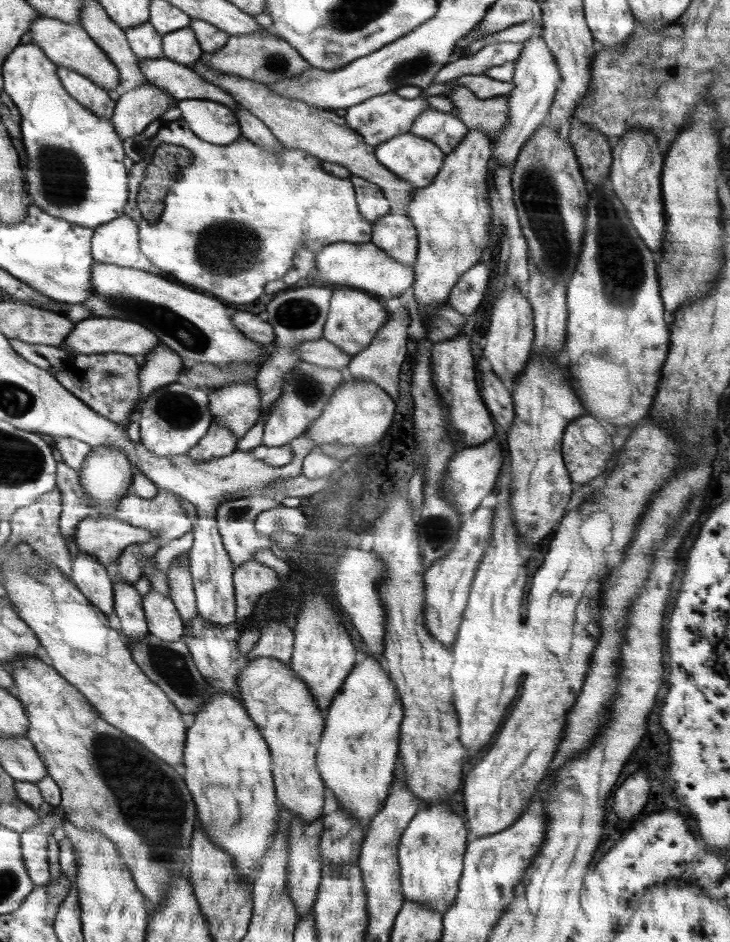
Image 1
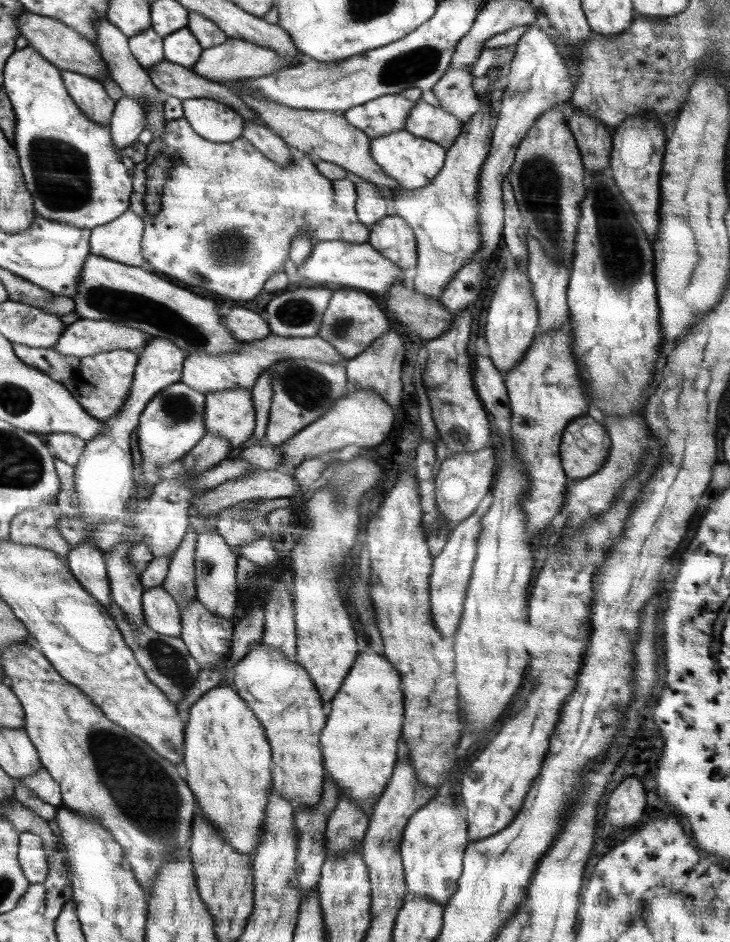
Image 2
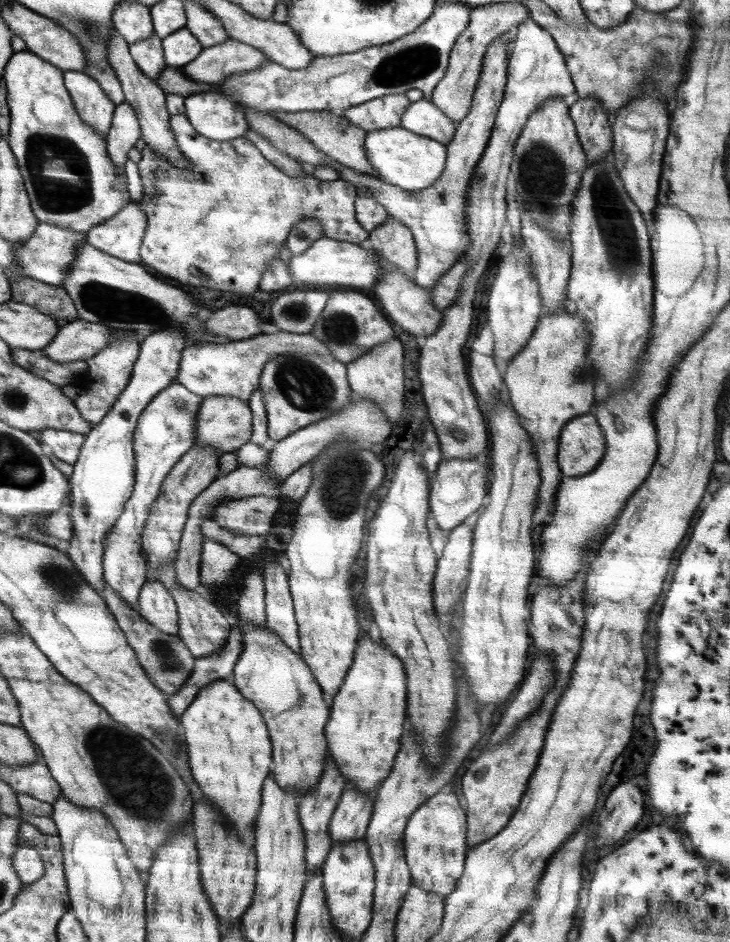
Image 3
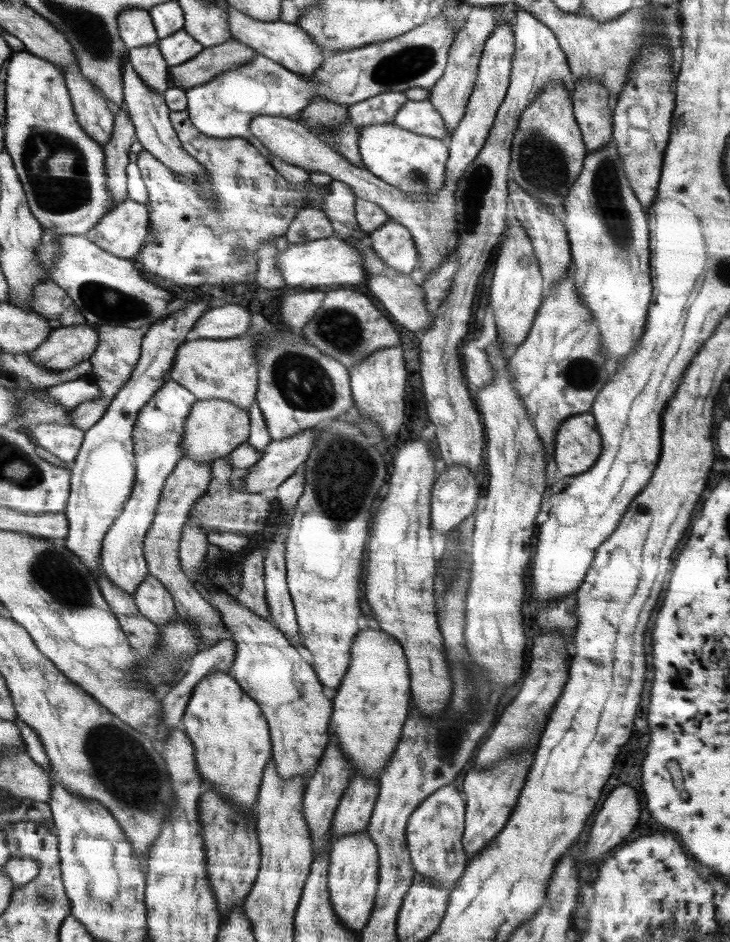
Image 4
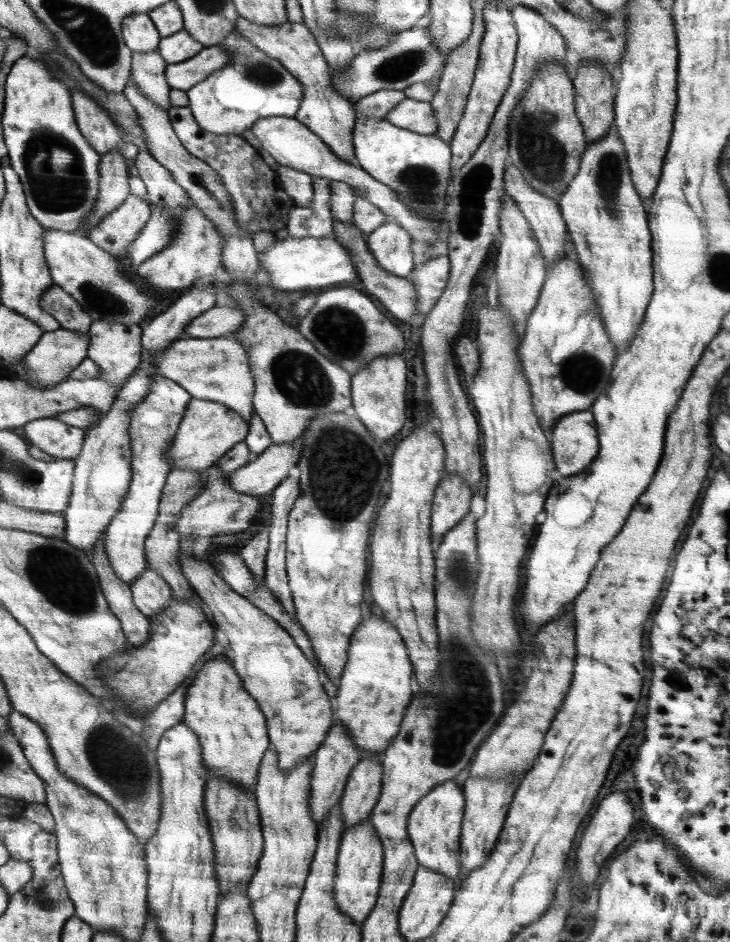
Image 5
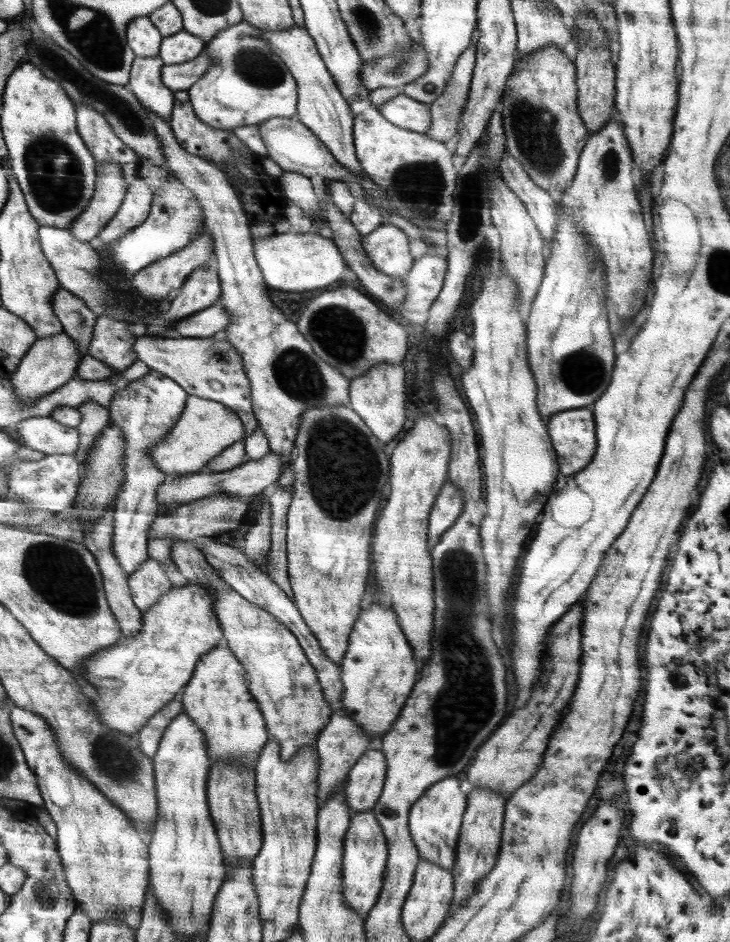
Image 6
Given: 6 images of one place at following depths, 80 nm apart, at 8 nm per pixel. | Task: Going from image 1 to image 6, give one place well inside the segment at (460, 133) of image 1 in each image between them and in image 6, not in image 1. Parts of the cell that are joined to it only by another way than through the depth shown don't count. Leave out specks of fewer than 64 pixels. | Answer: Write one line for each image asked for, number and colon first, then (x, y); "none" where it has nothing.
2: (430, 122)
3: (423, 117)
4: (421, 117)
5: (416, 116)
6: (404, 112)

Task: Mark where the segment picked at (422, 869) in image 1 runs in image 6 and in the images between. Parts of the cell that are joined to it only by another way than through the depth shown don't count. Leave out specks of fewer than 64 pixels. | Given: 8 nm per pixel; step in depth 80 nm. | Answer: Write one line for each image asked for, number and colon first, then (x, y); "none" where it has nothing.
2: (433, 842)
3: (435, 846)
4: (435, 829)
5: (434, 825)
6: (435, 818)

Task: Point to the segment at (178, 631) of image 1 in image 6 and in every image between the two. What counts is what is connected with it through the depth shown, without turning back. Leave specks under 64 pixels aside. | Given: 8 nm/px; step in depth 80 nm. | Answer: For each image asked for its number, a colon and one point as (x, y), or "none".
2: (162, 613)
3: (156, 604)
4: (152, 599)
5: (151, 593)
6: (149, 583)

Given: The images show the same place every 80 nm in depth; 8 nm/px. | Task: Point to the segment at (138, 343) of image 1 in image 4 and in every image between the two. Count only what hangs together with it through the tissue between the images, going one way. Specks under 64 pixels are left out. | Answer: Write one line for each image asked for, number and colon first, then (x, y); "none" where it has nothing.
2: (85, 337)
3: (77, 340)
4: (67, 346)

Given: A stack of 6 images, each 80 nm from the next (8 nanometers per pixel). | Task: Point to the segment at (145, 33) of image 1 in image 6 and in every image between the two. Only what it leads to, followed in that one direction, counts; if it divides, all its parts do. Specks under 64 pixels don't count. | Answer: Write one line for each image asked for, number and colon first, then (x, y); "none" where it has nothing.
2: (147, 46)
3: (148, 55)
4: (148, 62)
5: (147, 68)
6: (145, 83)

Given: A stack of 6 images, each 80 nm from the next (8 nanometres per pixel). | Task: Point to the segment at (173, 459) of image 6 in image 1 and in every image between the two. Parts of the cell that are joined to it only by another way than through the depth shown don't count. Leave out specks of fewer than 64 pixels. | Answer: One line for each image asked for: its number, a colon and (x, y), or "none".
1: (237, 406)
2: (230, 414)
3: (224, 423)
4: (215, 427)
5: (209, 429)

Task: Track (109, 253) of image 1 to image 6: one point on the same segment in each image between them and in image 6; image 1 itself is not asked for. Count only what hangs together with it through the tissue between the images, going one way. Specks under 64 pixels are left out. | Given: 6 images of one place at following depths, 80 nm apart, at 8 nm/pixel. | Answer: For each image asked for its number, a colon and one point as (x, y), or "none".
2: (121, 240)
3: (122, 236)
4: (123, 230)
5: (114, 233)
6: (136, 207)

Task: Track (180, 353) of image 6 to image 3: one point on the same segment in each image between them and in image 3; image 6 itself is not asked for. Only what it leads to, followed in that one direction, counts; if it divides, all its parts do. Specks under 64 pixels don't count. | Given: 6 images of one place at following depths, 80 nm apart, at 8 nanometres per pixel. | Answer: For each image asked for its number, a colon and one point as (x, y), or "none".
3: (233, 368)
4: (225, 369)
5: (217, 369)

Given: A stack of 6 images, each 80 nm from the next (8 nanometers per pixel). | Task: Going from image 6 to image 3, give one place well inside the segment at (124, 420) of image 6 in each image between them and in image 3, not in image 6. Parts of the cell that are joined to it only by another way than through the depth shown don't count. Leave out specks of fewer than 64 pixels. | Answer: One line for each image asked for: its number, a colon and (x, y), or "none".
3: (165, 432)
4: (158, 437)
5: (154, 423)

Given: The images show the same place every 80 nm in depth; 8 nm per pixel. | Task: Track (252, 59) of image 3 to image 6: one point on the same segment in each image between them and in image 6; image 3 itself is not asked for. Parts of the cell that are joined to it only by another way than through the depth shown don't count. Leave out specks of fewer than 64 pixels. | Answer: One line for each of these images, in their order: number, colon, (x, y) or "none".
4: (213, 61)
5: (182, 76)
6: (177, 77)

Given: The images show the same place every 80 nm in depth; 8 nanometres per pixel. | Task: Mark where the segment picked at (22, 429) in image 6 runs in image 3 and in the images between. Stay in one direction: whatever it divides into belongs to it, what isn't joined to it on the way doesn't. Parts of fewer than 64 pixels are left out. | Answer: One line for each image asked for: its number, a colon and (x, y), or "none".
3: (66, 445)
4: (64, 442)
5: (61, 440)

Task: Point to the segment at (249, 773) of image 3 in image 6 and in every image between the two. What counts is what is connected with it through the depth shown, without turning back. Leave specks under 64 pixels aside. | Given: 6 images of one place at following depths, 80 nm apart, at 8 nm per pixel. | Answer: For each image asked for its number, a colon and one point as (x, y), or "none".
4: (231, 738)
5: (232, 730)
6: (217, 699)

